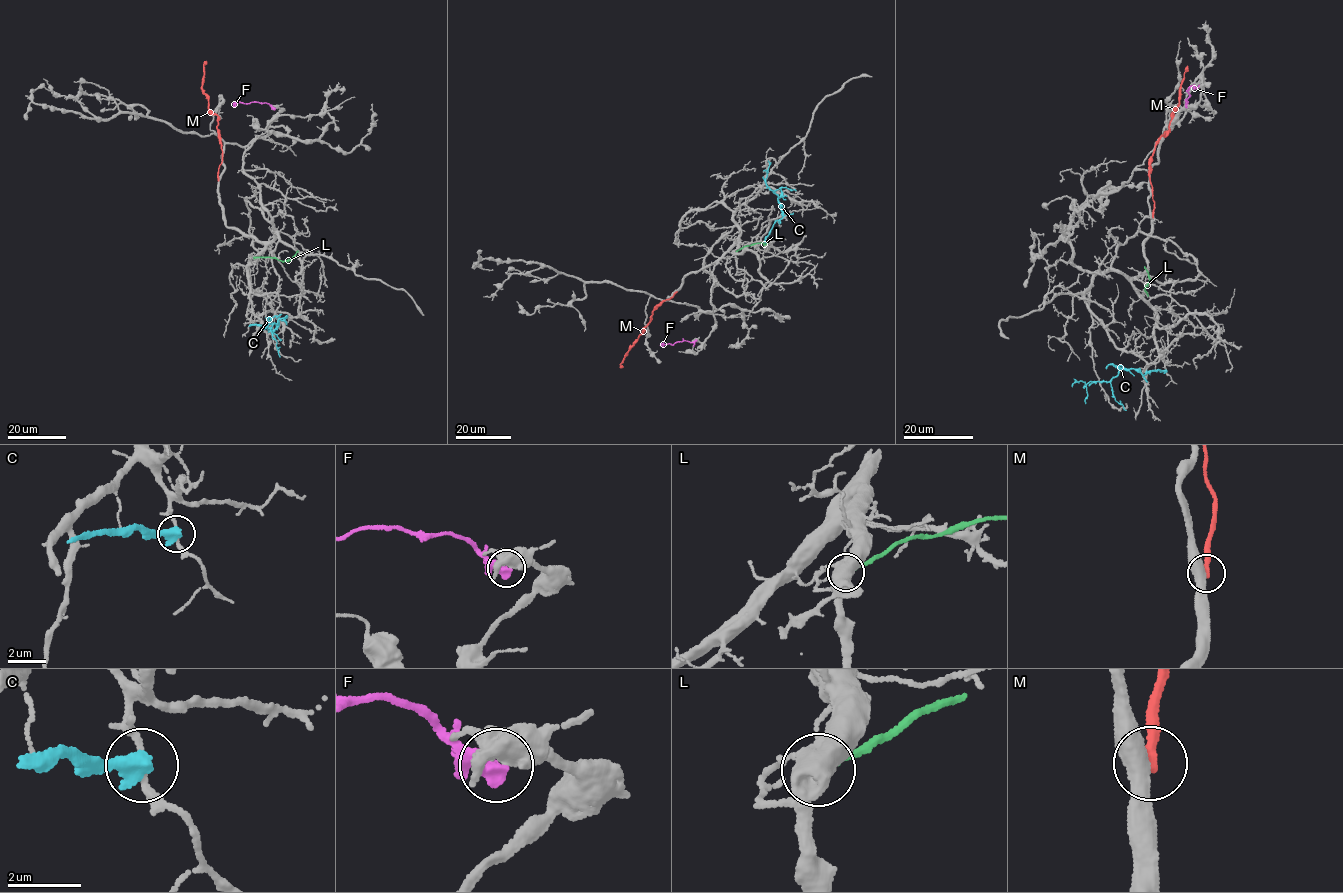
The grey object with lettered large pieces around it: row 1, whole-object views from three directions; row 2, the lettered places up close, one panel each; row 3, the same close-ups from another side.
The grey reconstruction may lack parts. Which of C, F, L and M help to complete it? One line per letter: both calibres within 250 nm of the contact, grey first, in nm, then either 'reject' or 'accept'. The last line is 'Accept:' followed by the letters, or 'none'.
C: 150/400 nm | reject
F: 460/320 nm | reject
L: 140/240 nm | reject
M: 480/320 nm | reject
Accept: none

